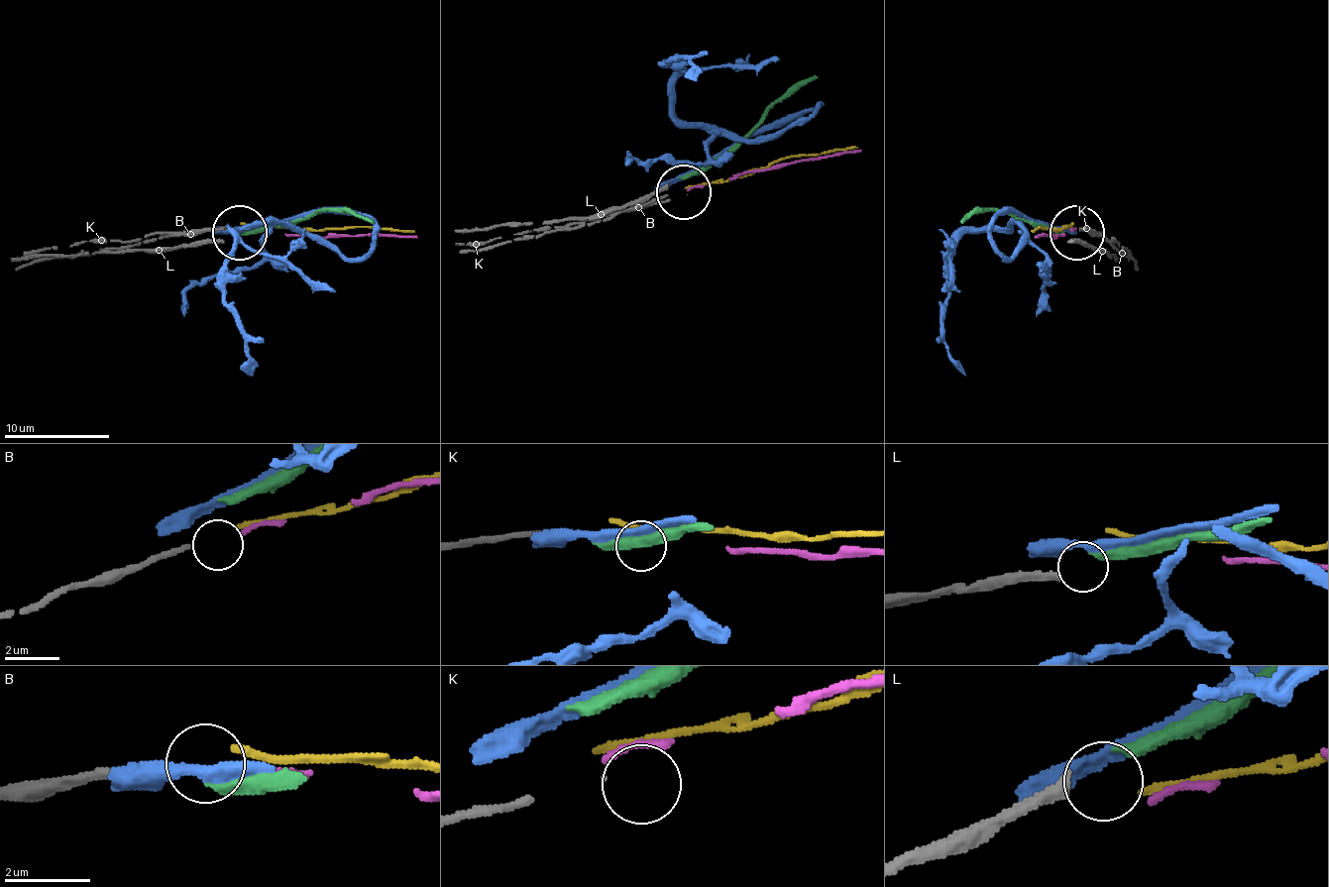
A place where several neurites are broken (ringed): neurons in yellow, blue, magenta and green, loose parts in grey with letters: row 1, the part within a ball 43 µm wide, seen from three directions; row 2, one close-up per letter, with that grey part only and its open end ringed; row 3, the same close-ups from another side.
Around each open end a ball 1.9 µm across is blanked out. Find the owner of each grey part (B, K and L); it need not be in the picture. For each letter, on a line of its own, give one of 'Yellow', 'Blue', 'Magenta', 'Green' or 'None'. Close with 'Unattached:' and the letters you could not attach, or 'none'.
B: Magenta
K: None
L: None
Unattached: K, L

